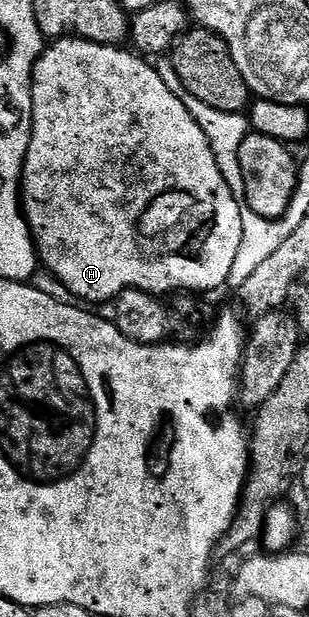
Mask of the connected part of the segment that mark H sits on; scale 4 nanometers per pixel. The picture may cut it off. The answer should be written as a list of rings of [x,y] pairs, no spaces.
[[[59,38],[44,47],[39,61],[31,71],[31,141],[25,150],[27,157],[23,160],[23,174],[21,170],[23,217],[35,239],[35,251],[39,253],[40,265],[44,269],[47,267],[76,296],[76,301],[88,305],[114,301],[127,288],[136,288],[148,292],[150,296],[163,298],[168,294],[182,292],[204,294],[203,292],[211,292],[214,288],[224,287],[229,278],[229,270],[233,270],[233,262],[237,259],[237,250],[241,250],[243,237],[241,210],[244,205],[240,197],[229,190],[229,182],[225,182],[225,174],[221,174],[221,166],[217,166],[217,158],[205,130],[196,122],[193,114],[189,114],[178,91],[174,87],[171,89],[163,81],[162,74],[151,65],[154,63],[148,62],[134,51],[126,52],[125,49],[123,46],[94,44],[78,38]]]

